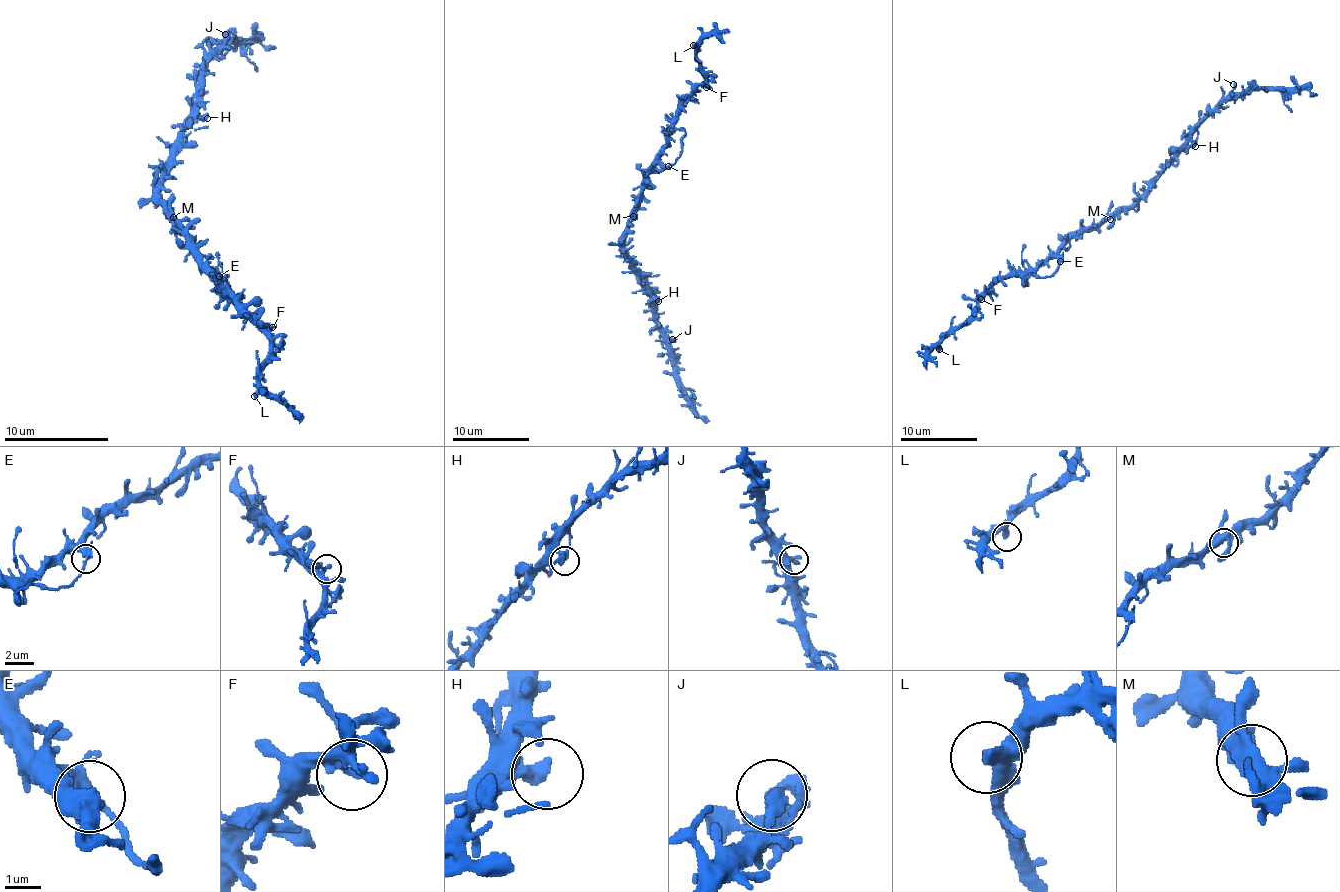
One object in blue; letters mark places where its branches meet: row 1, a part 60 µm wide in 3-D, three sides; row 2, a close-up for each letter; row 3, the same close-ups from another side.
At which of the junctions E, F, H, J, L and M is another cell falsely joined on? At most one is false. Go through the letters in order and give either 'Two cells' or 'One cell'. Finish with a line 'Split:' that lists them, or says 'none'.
E: Two cells
F: One cell
H: One cell
J: One cell
L: One cell
M: One cell
Split: E

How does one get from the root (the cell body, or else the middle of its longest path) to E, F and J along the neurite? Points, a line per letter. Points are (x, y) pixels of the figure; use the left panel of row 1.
E: (170, 209), (181, 223), (188, 246), (207, 267), (212, 267), (220, 275)
F: (170, 209), (183, 228), (188, 251), (262, 325), (272, 327)
J: (170, 209), (162, 202), (160, 170), (191, 115), (201, 68), (222, 47), (225, 34)

